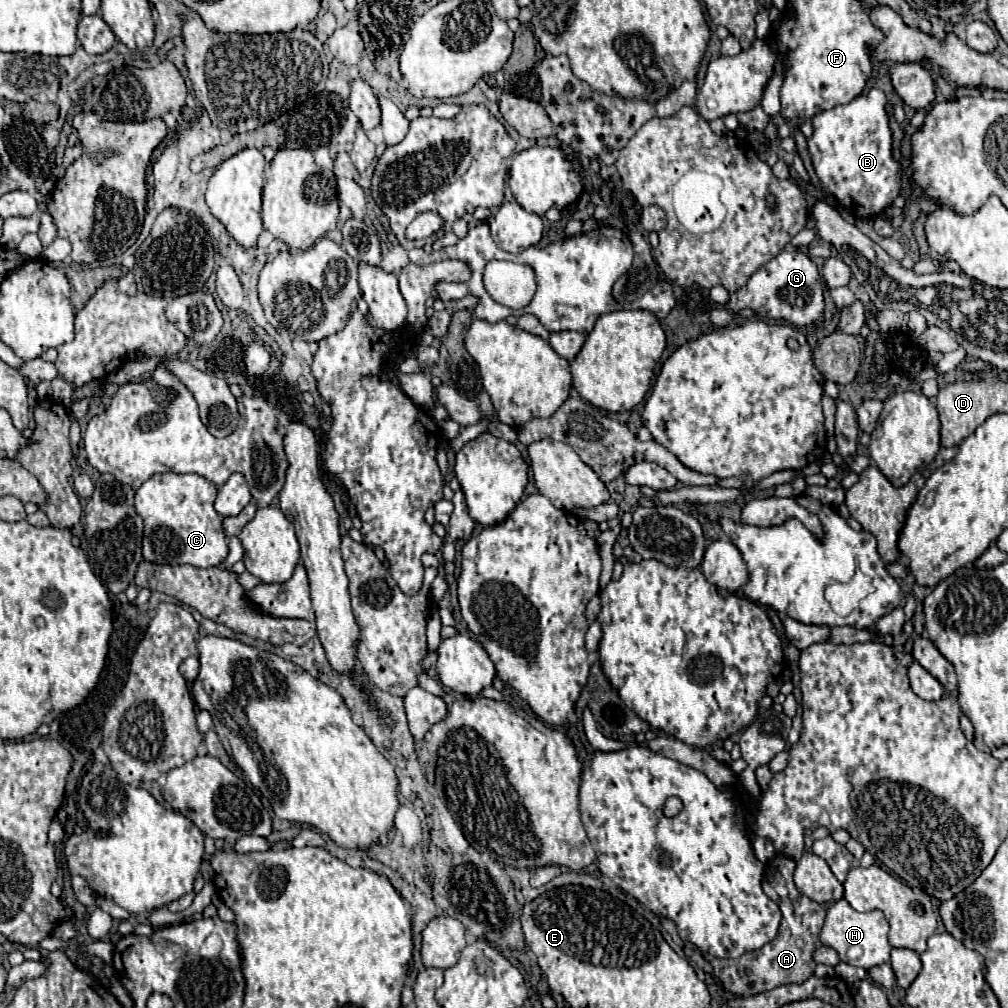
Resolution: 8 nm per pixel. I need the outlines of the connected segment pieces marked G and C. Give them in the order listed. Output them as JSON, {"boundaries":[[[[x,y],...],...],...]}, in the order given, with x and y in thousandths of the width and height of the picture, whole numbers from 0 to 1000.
{"boundaries":[[[[794,249],[772,251],[766,259],[754,265],[736,287],[726,291],[722,307],[732,311],[740,305],[748,307],[748,311],[754,314],[778,316],[790,324],[800,324],[813,318],[817,314],[817,289],[810,261],[806,261],[804,255]]],[[[155,469],[135,487],[135,509],[143,517],[141,549],[143,557],[159,561],[192,561],[214,563],[226,551],[220,513],[212,507],[214,481],[198,471]]]]}

